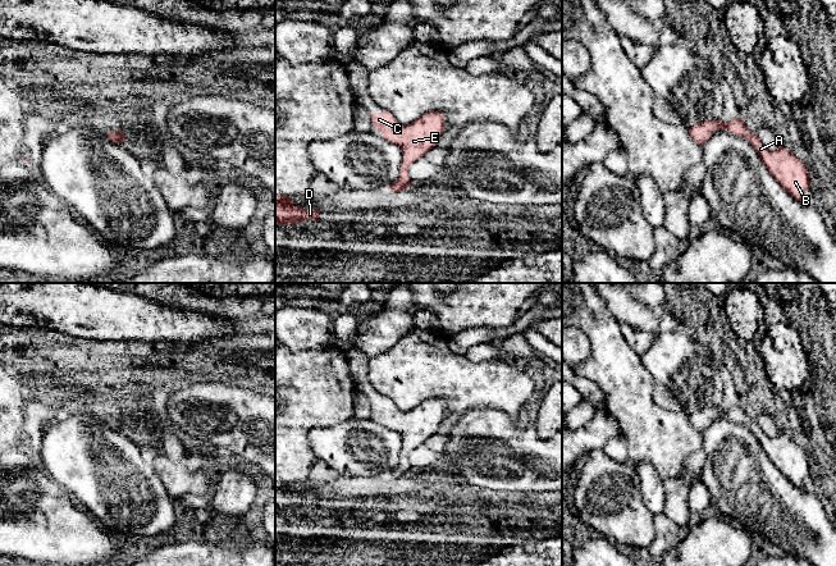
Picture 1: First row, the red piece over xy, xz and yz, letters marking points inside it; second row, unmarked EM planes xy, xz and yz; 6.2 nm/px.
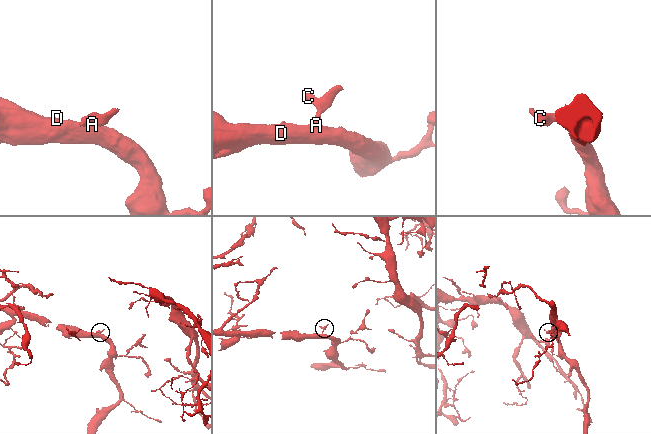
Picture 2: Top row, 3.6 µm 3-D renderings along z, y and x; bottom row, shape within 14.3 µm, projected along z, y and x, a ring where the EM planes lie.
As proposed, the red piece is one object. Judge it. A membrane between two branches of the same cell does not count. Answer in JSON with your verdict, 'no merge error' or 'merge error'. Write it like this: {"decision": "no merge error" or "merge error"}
{"decision": "no merge error"}

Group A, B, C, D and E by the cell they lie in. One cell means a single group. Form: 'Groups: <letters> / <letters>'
Groups: A B C D E

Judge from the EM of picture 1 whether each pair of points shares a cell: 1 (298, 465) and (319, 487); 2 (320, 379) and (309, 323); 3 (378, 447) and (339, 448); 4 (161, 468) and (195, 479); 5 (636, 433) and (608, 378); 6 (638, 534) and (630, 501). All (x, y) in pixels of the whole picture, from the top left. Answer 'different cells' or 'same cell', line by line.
1: different cells
2: different cells
3: same cell
4: same cell
5: same cell
6: same cell

